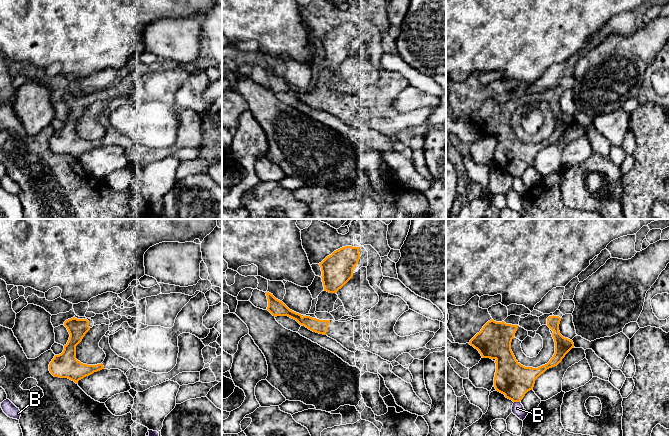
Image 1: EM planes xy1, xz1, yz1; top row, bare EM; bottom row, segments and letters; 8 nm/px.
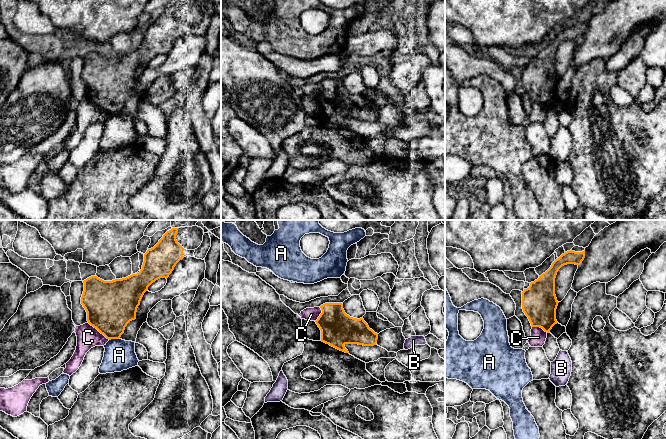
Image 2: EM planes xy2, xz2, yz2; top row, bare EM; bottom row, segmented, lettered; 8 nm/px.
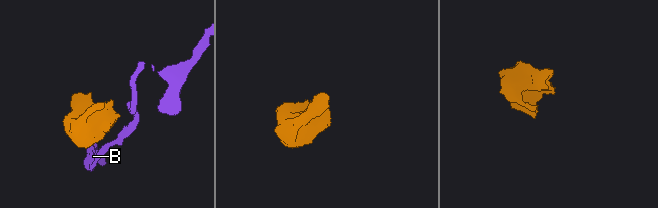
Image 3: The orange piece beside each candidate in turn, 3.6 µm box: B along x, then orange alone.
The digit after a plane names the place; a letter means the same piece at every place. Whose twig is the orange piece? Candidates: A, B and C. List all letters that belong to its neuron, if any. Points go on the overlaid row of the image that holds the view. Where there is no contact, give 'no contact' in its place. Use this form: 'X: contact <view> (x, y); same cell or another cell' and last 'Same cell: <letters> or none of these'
A: contact xy2 (114, 338); another cell
B: contact yz1 (517, 401); another cell
C: contact xy2 (98, 330); another cell
Same cell: none of these

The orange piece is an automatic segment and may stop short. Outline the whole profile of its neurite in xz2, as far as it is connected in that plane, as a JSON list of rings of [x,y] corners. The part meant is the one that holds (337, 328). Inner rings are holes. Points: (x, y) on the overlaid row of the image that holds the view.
[[[325,303],[320,308],[322,313],[315,322],[321,330],[322,342],[345,353],[349,353],[345,344],[376,345],[378,334],[363,318],[347,315],[342,303]]]

